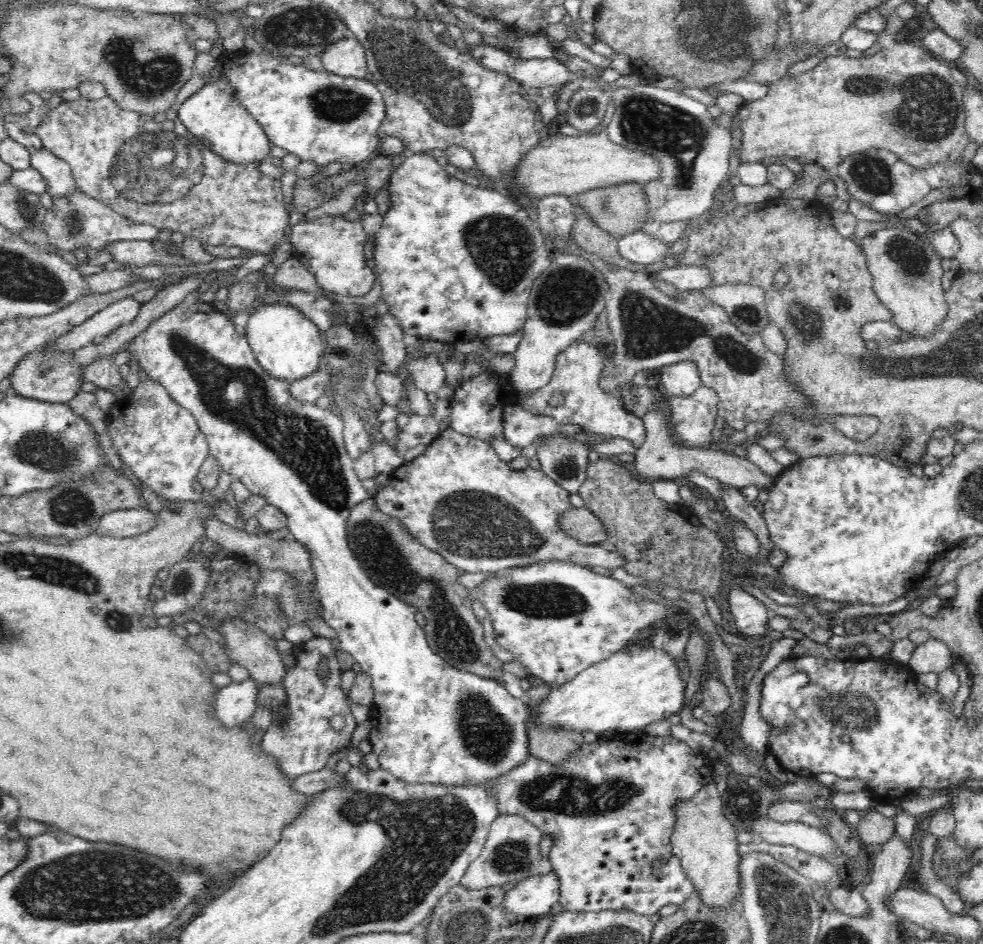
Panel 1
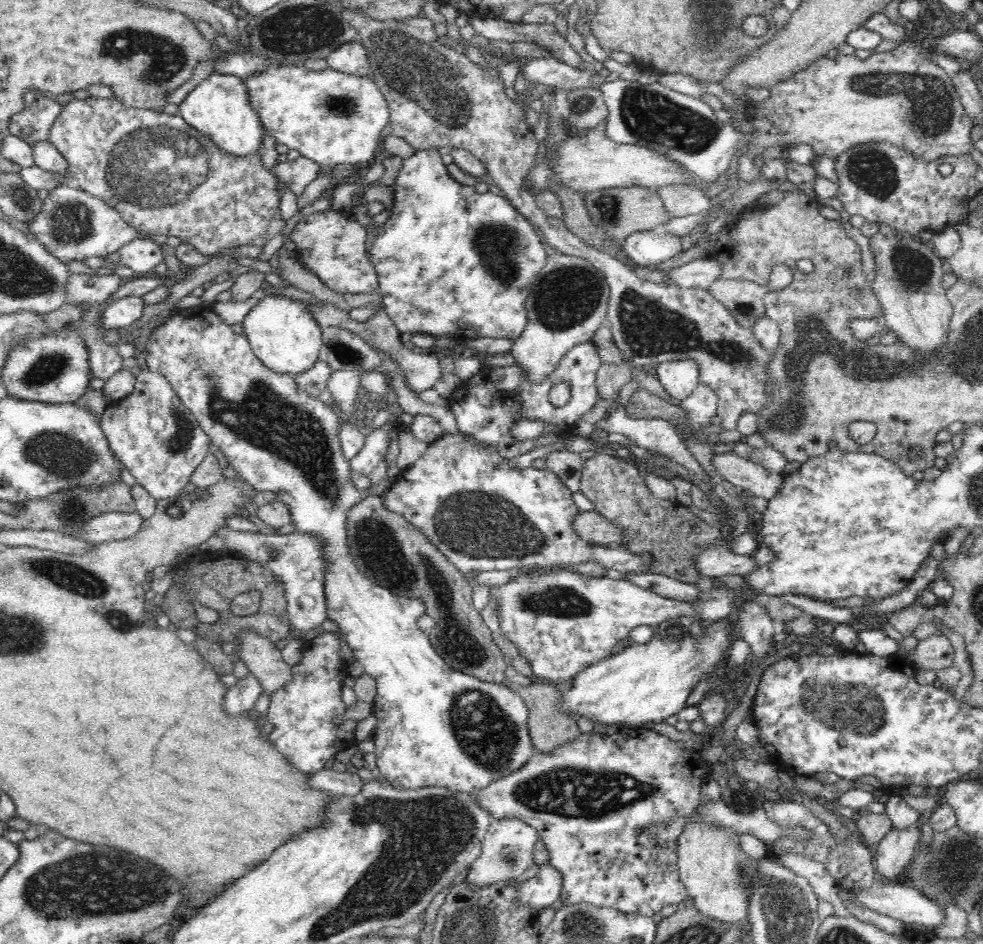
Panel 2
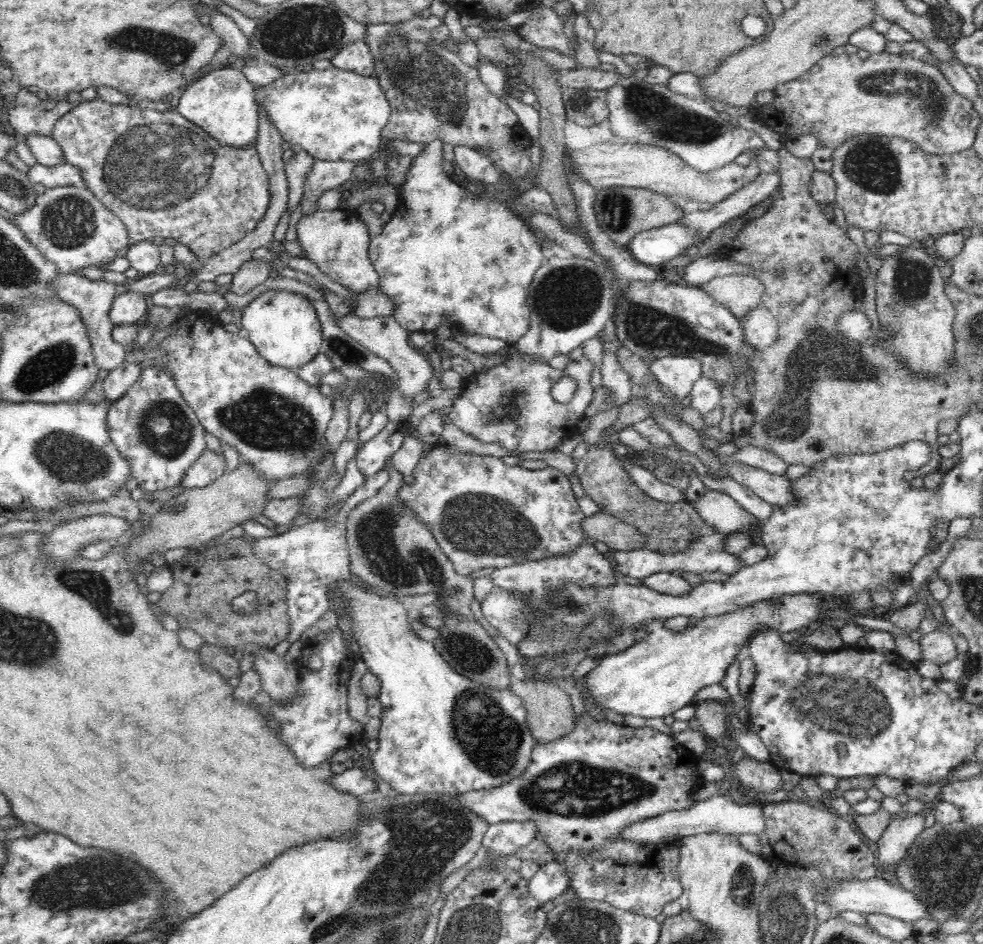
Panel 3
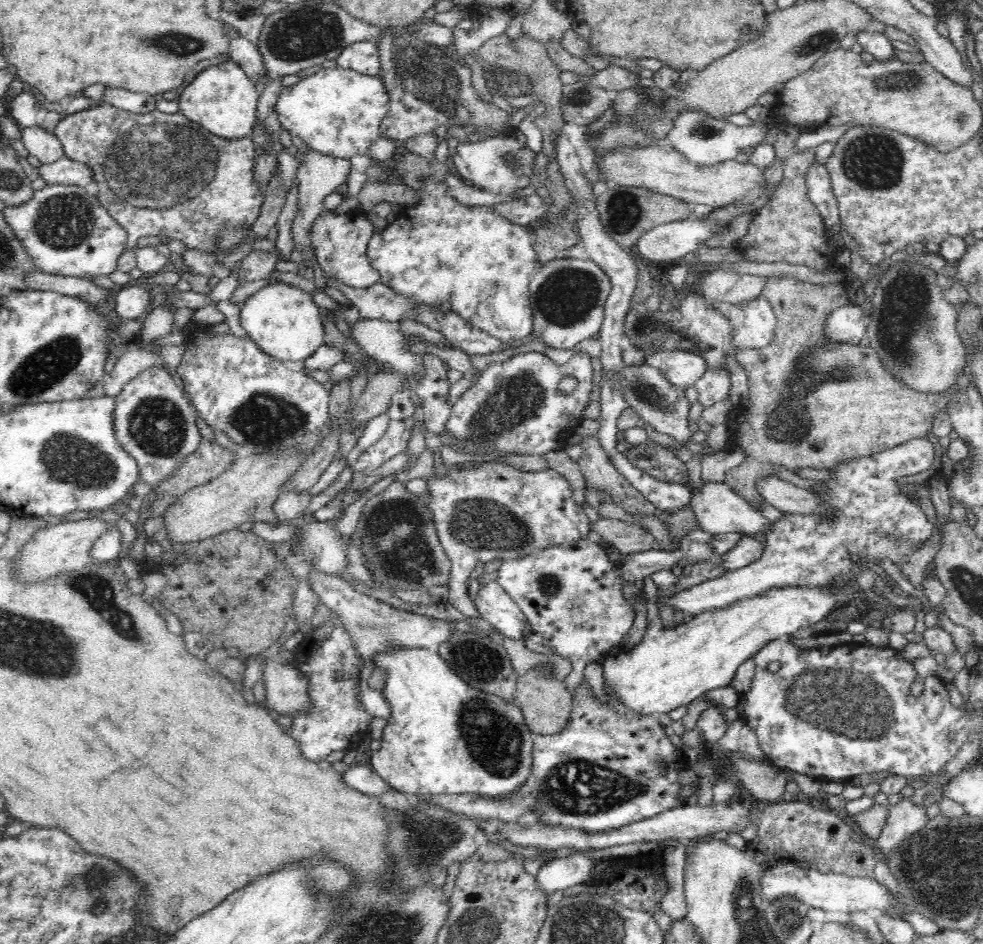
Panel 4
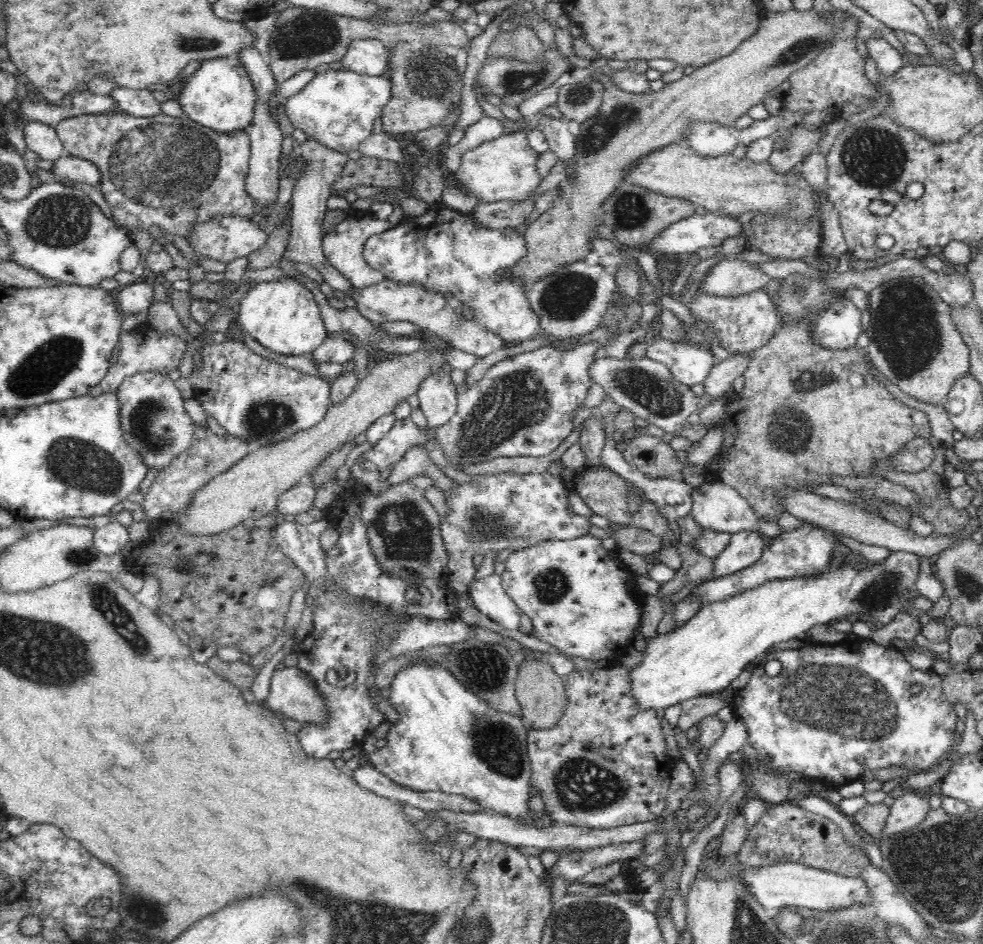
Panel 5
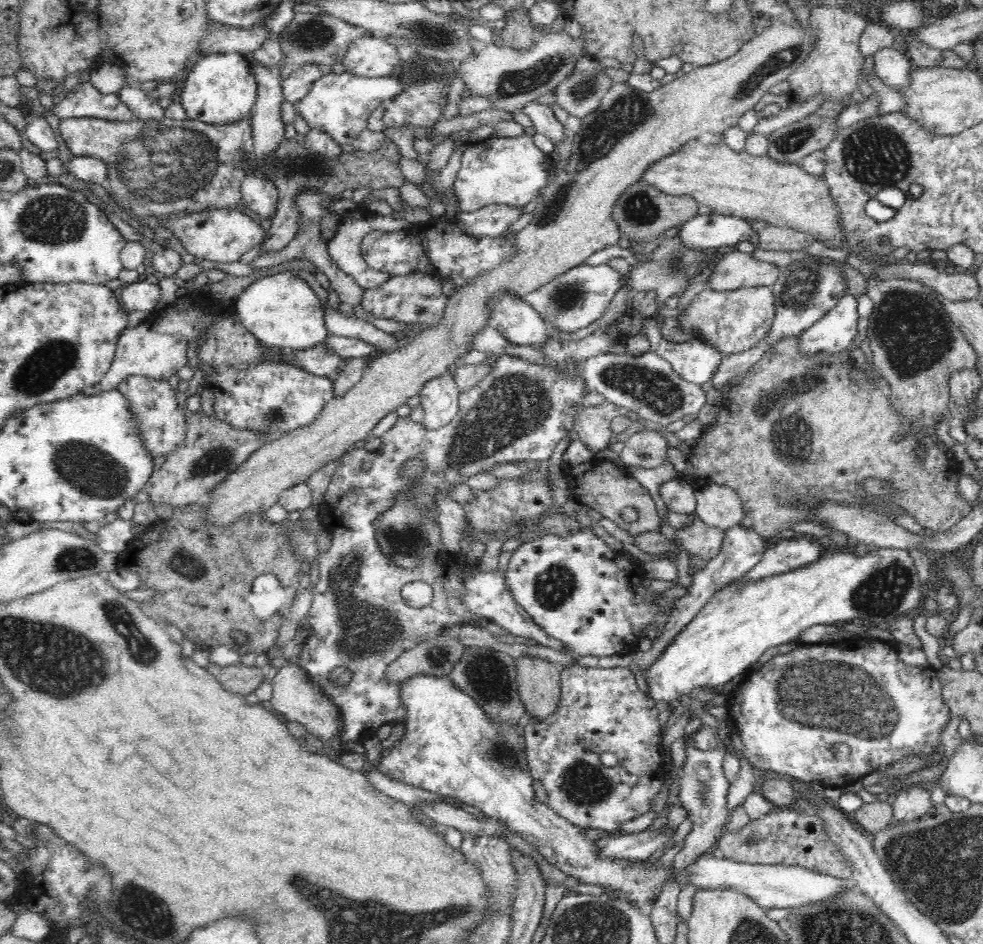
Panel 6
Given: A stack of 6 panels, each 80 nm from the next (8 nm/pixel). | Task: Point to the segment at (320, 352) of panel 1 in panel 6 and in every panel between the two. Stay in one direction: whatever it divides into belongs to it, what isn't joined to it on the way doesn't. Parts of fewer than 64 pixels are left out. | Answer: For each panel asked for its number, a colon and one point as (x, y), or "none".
2: (283, 334)
3: (286, 331)
4: (282, 320)
5: (283, 317)
6: (281, 310)

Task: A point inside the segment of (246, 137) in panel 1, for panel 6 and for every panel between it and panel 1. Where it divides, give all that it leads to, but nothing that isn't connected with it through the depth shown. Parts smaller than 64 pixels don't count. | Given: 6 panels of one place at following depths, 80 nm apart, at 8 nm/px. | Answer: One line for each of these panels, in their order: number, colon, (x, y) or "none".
2: (219, 107)
3: (222, 102)
4: (223, 99)
5: (220, 95)
6: (220, 89)

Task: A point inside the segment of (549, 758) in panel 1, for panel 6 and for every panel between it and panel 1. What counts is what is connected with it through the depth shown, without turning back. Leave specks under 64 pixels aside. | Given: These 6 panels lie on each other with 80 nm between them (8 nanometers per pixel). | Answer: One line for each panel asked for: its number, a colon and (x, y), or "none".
2: (548, 727)
3: (550, 716)
4: (546, 704)
5: (541, 693)
6: (539, 685)

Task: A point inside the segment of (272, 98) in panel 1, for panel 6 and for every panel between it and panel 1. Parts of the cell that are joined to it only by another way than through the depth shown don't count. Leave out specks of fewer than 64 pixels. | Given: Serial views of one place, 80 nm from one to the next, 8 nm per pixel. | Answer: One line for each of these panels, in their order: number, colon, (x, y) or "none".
2: (330, 117)
3: (337, 115)
4: (339, 112)
5: (338, 108)
6: (341, 104)

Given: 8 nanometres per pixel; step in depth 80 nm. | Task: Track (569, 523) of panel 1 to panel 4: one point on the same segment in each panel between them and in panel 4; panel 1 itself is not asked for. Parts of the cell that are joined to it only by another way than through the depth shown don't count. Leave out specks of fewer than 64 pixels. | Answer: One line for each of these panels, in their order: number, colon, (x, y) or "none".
2: (593, 528)
3: (606, 531)
4: (627, 537)

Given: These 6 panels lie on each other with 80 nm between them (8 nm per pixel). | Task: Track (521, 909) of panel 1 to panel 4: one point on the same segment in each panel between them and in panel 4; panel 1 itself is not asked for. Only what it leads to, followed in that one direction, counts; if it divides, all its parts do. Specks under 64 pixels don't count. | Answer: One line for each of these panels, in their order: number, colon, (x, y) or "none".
2: (539, 892)
3: (551, 880)
4: (555, 875)

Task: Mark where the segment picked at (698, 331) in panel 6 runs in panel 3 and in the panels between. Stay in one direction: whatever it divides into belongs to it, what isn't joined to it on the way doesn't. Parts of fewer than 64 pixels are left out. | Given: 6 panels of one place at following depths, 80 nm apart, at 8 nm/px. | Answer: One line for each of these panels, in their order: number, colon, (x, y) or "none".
3: (761, 329)
4: (754, 324)
5: (745, 323)

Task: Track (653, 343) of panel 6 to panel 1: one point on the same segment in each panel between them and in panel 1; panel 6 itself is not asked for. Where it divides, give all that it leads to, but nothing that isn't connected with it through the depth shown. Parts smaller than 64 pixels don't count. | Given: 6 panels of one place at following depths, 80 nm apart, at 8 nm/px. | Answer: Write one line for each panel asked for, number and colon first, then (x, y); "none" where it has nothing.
1: (682, 379)
2: (680, 379)
3: (678, 374)
4: (682, 369)
5: (689, 365)

